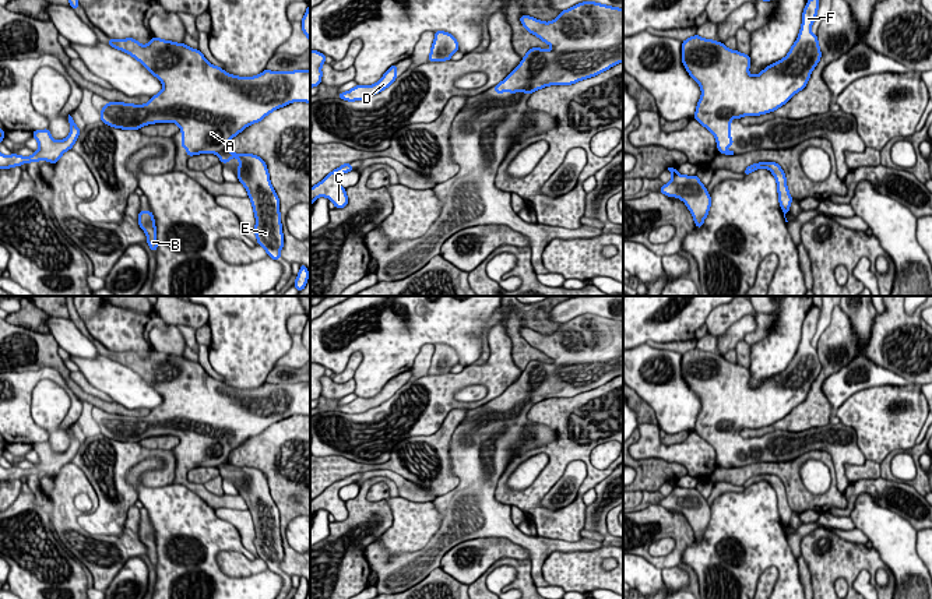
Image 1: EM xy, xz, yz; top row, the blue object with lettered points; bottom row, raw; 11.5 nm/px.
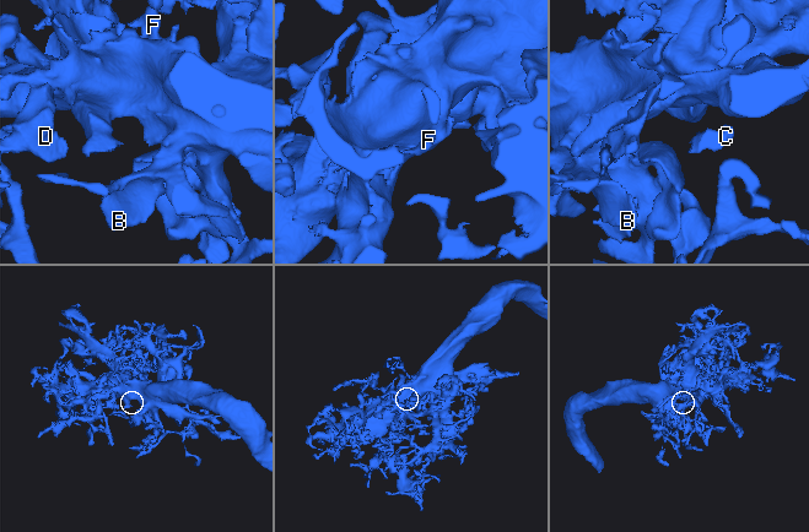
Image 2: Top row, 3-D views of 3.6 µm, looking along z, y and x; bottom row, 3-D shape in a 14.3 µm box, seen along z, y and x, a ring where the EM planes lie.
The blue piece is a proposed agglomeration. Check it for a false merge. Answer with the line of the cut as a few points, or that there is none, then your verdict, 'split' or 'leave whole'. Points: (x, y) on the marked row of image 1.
cut none; leave whole

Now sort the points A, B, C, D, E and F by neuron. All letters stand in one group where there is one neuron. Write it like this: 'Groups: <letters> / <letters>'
Groups: A B C D E F

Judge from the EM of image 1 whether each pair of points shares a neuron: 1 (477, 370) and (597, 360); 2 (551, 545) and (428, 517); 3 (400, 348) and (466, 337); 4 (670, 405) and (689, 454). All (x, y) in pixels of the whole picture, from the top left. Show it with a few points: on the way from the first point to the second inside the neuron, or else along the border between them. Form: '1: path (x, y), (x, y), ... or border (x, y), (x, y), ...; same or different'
1: border (523, 370), (499, 394); different
2: border (431, 500), (440, 515), (440, 527), (422, 548); different
3: path (417, 333), (449, 333); same
4: border (692, 430), (689, 433); different

